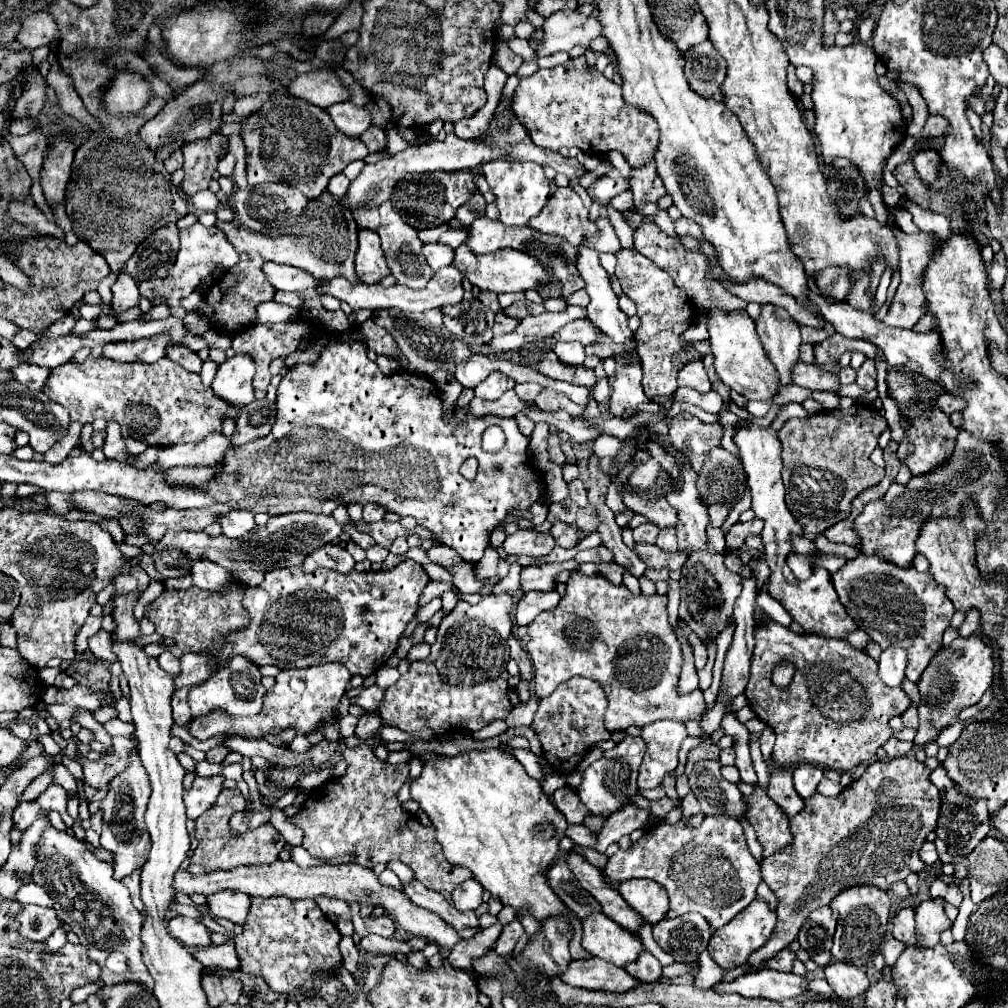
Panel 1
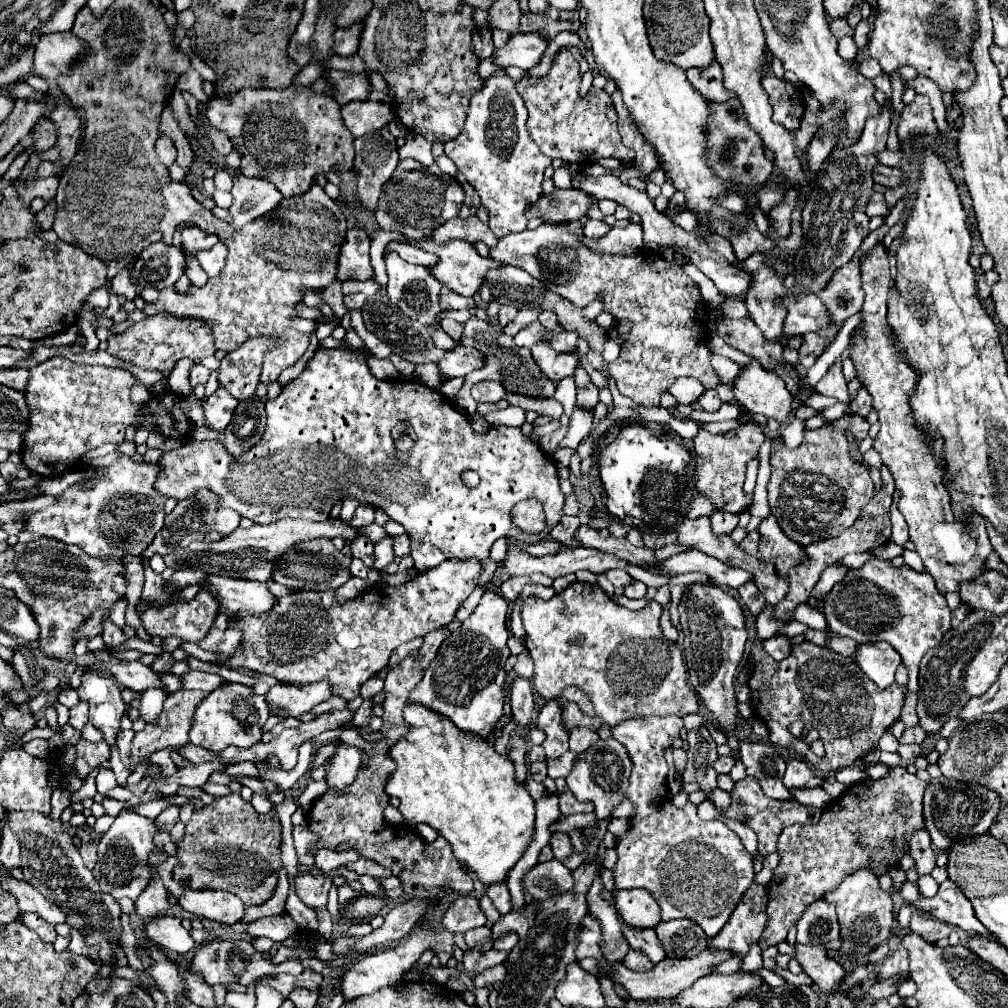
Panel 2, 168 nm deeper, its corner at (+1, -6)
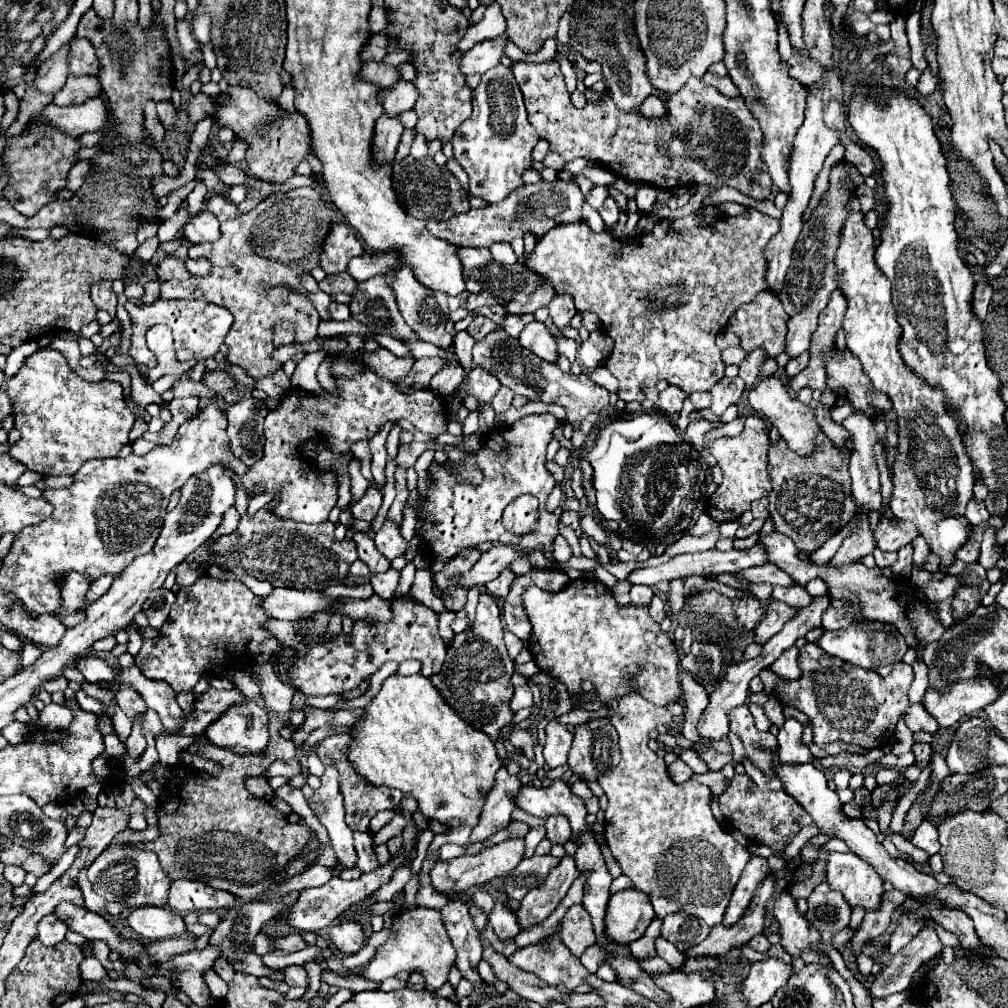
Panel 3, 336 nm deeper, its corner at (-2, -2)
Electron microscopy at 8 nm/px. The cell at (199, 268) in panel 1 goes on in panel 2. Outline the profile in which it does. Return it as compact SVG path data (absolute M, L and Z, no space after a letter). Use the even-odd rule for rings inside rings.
M190 224L190 226L184 226L182 230L182 244L188 252L198 252L198 250L208 250L212 248L214 244L218 242L218 236L216 234L208 234L204 230L200 230L198 226Z

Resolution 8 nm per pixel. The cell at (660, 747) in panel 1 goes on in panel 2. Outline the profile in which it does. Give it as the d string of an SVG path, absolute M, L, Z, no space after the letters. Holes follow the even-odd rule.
M638 716L624 720L612 728L612 736L626 746L628 756L632 760L630 784L624 792L634 804L634 816L630 818L630 828L624 836L618 838L616 854L616 888L646 888L658 902L662 910L662 920L668 922L672 918L690 918L694 920L708 938L714 938L722 926L728 922L734 906L746 892L746 888L754 880L754 862L752 856L742 846L740 838L724 824L724 822L704 822L698 818L698 810L694 804L686 804L684 808L676 808L668 794L666 786L668 764L664 757L672 738L678 736L682 728L682 718L678 716Z

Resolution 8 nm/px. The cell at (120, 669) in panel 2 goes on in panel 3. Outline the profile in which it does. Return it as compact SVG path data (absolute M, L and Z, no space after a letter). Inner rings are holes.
M137 666L121 668L119 672L121 672L121 680L125 680L125 684L135 688L139 696L147 702L147 708L159 714L165 730L169 734L177 732L177 728L183 724L185 714L175 700L173 688L169 688L169 684L165 684L163 680L149 680Z

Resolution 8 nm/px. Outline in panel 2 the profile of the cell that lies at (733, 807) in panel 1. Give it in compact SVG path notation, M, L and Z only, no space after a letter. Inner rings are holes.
M702 726L698 730L688 730L688 766L684 770L684 782L698 782L700 788L710 796L716 786L716 772L712 762L718 758L716 742L710 736L708 728Z

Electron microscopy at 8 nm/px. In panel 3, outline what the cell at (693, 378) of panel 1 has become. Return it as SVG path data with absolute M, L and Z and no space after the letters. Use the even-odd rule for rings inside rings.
M671 384L667 390L659 392L659 400L655 402L655 406L661 408L663 412L667 412L667 414L673 414L673 412L681 410L685 398L687 398L687 394L681 392L681 388L677 388L677 386Z

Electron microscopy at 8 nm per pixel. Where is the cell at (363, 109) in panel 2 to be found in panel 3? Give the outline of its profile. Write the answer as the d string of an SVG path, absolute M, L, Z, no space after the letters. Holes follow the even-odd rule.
M399 80L389 90L379 92L379 100L383 102L383 112L387 116L399 116L405 110L411 110L417 100L417 90L411 82Z

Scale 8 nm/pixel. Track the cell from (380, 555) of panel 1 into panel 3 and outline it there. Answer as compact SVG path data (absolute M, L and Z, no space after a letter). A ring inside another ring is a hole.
M385 520L383 528L375 534L375 544L377 544L377 550L389 560L403 556L403 552L407 550L407 542L401 538L399 526L395 526L389 520Z

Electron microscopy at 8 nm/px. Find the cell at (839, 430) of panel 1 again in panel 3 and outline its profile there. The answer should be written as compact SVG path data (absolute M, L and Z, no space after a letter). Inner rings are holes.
M821 432L821 448L817 448L813 456L797 456L797 452L793 452L781 438L775 444L769 444L767 456L769 456L769 476L773 482L773 490L767 496L769 498L767 508L775 522L775 530L789 536L801 552L813 552L821 548L823 542L829 540L833 534L837 534L857 512L857 504L853 504L853 496L851 496L851 478L849 478L851 448L849 446L837 448L831 442L831 438L825 436L825 432ZM825 482L829 482L829 486L821 488L821 484Z

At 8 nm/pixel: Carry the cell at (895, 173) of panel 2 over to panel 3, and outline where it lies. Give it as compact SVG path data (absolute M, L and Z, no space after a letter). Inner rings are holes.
M841 136L841 142L847 146L845 162L855 164L863 176L875 176L877 174L877 166L875 166L875 162L867 150L863 150L859 144L853 144L851 140L847 140L847 136Z

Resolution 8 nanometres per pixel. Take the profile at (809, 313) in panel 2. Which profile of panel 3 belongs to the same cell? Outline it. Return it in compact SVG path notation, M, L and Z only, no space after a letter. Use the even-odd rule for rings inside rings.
M759 292L753 302L743 304L729 320L729 330L741 338L745 352L763 346L769 358L785 350L787 320L781 302L771 292ZM757 328L761 334L757 334Z

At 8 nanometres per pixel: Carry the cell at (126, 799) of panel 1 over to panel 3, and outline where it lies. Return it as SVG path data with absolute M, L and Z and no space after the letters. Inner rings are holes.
M111 842L89 866L87 876L93 884L93 890L107 902L121 902L125 908L167 906L171 880L161 868L155 852L141 850L127 842Z

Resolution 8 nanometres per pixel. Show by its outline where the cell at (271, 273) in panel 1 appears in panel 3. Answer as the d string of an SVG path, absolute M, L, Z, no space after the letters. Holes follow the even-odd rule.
M331 302L331 320L349 320L351 318L351 312L349 312L349 306L347 304L339 304L339 302Z

